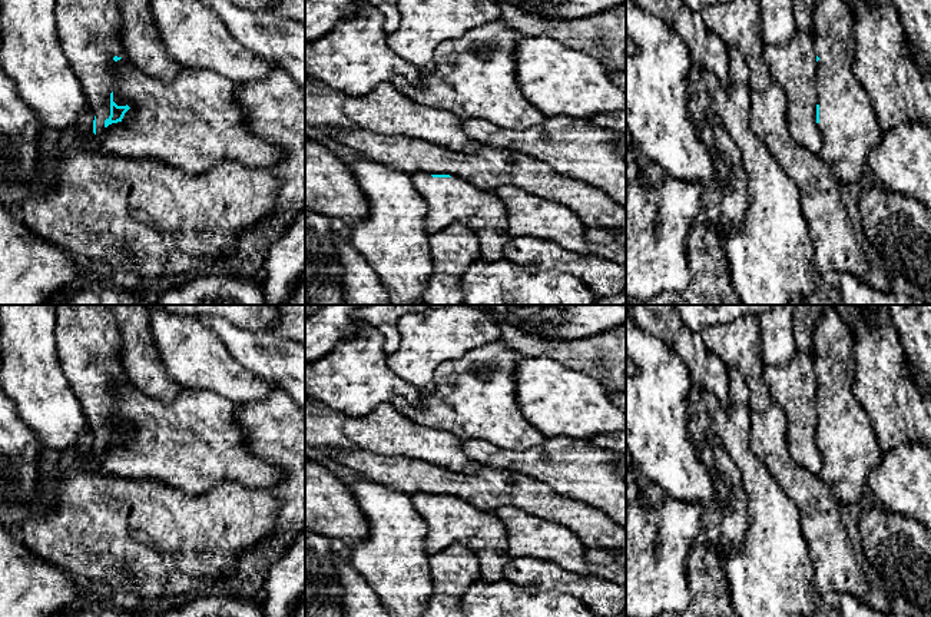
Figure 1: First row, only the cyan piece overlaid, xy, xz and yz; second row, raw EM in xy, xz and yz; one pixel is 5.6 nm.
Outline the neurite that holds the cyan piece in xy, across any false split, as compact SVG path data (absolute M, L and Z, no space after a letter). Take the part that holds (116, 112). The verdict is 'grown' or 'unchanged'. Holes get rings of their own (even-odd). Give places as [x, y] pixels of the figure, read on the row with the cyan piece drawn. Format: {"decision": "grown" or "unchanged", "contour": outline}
{"decision": "grown", "contour": "M56 0L56 26L95 115L93 133L100 136L130 109L113 102L115 63L127 56L119 6L116 0Z"}

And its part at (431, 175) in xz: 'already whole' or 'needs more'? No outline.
needs more

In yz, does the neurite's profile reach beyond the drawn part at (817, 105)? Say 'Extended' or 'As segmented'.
Extended

